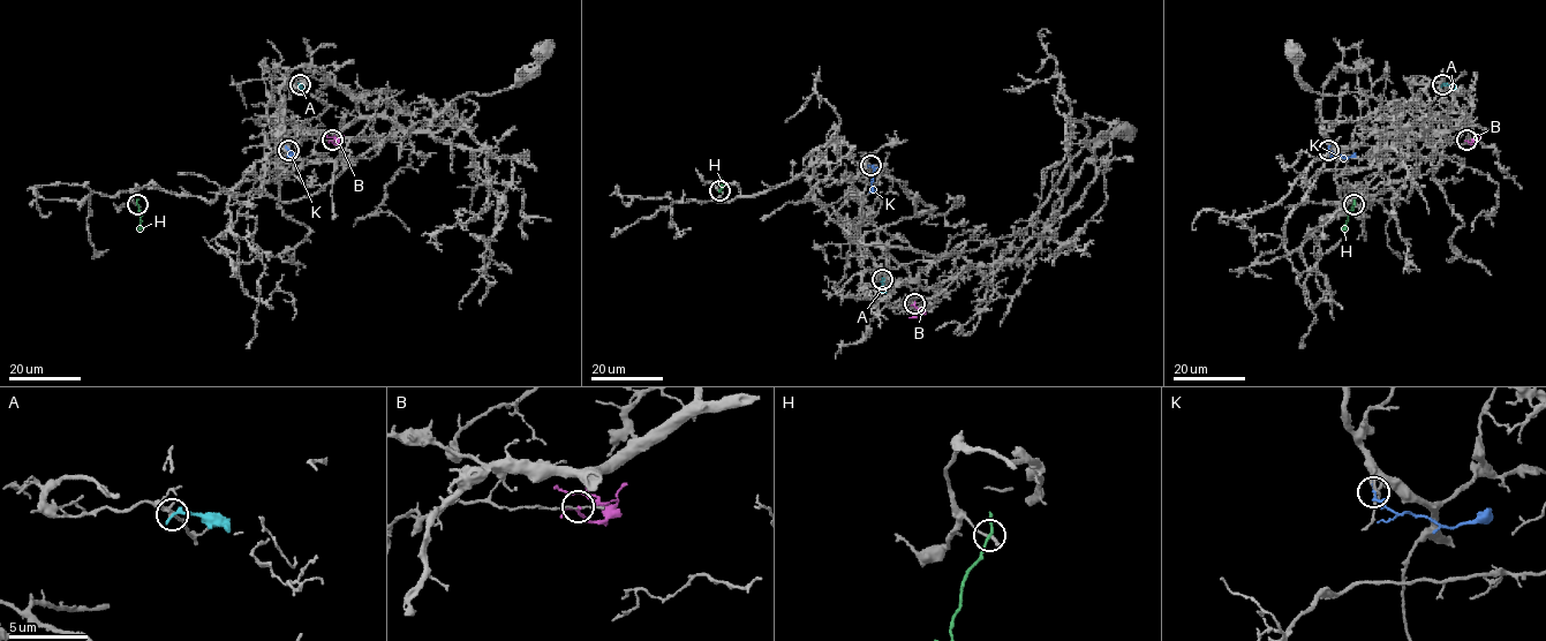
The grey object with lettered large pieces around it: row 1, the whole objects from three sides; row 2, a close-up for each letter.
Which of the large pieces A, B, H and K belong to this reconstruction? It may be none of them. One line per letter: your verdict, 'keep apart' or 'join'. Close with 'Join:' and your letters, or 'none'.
A: keep apart
B: keep apart
H: keep apart
K: keep apart
Join: none

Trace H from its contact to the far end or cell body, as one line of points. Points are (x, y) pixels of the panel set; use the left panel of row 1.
H: (137, 204), (141, 215), (138, 227)

